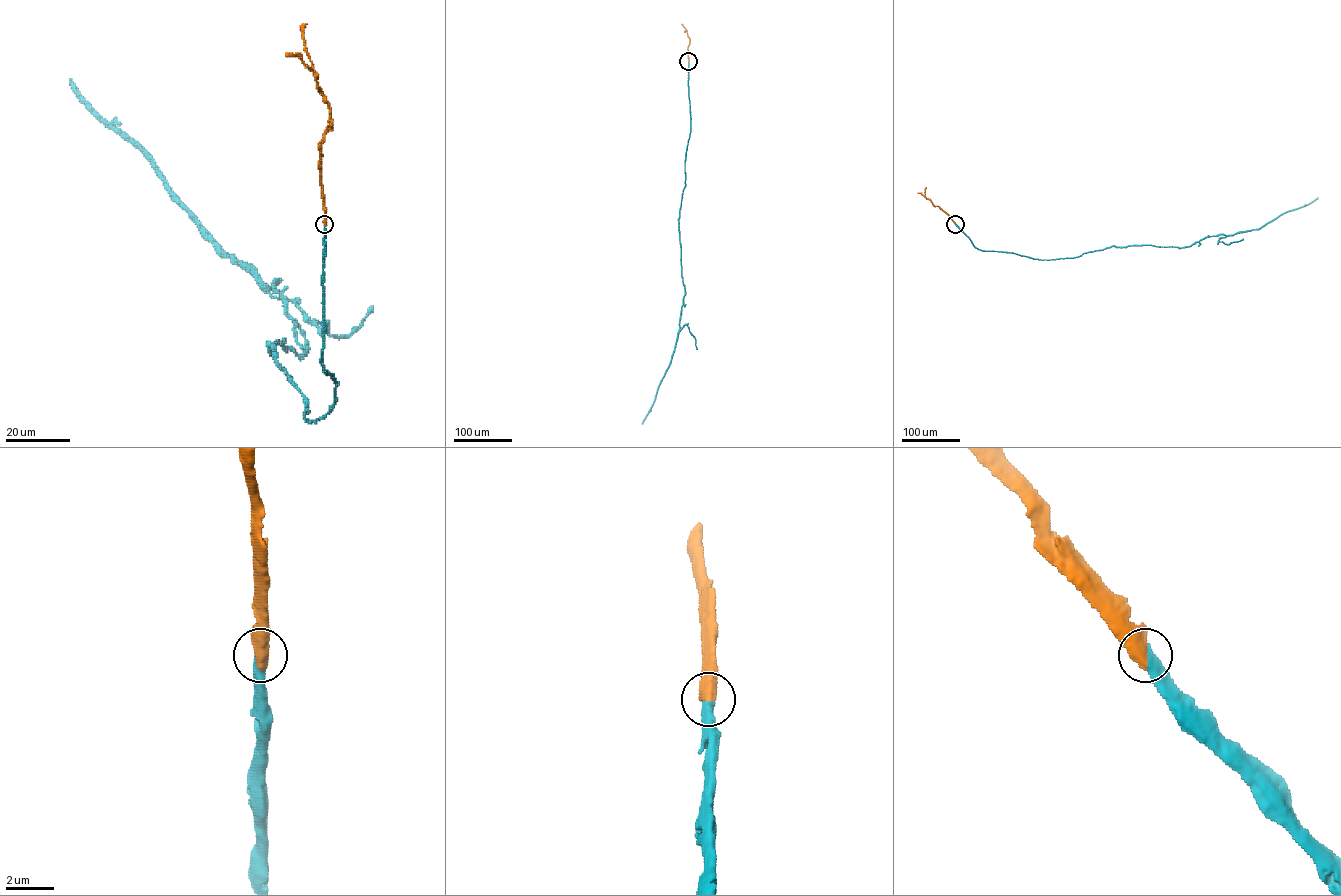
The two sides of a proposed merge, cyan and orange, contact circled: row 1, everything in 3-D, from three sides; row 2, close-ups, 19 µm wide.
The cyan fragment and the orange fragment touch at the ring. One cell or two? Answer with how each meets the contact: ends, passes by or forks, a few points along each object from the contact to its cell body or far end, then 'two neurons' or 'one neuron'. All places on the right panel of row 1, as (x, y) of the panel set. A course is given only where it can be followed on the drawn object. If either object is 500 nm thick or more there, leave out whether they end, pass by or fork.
course cyan (955, 224), (979, 249), (1054, 259), (1077, 257), (1113, 246), (1188, 247), (1207, 237), (1258, 229), (1318, 197); course orange (955, 224), (924, 196), (926, 187); one neuron

